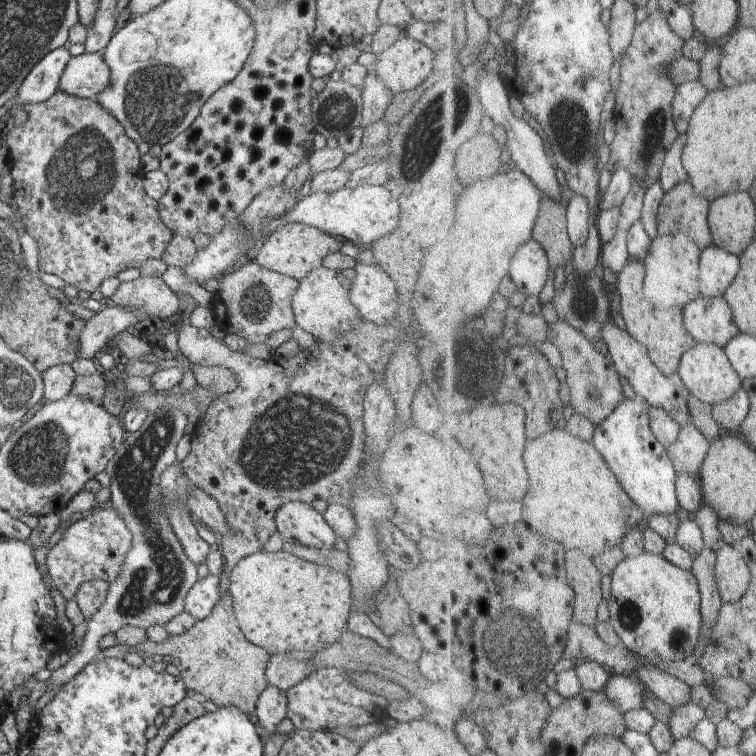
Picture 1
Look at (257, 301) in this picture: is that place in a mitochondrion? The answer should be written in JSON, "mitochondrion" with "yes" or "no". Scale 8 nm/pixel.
{"mitochondrion":"yes"}

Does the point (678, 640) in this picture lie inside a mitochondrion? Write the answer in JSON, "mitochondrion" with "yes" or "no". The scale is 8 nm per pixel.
{"mitochondrion":"no"}

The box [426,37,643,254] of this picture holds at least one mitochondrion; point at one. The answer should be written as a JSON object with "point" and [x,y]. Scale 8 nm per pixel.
{"point":[571,120]}

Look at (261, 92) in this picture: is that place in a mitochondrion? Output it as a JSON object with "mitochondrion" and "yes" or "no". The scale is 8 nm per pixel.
{"mitochondrion":"no"}

